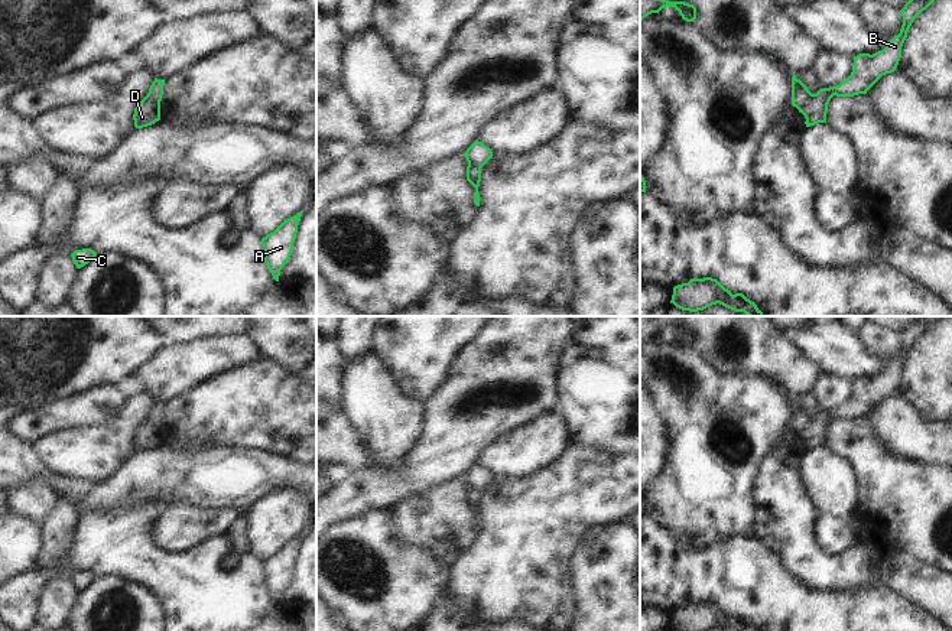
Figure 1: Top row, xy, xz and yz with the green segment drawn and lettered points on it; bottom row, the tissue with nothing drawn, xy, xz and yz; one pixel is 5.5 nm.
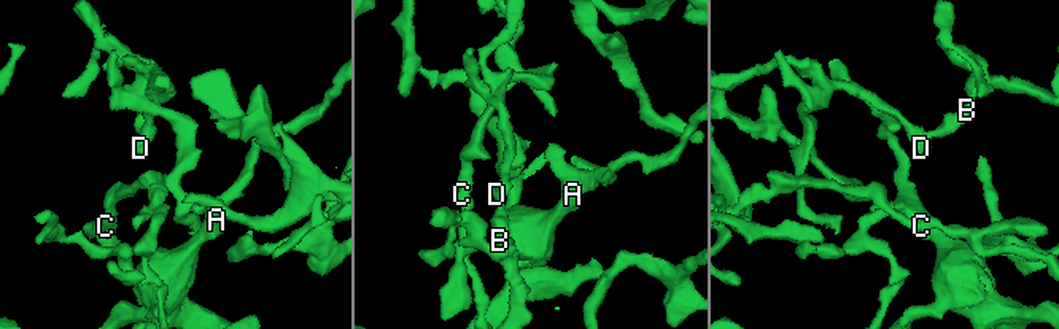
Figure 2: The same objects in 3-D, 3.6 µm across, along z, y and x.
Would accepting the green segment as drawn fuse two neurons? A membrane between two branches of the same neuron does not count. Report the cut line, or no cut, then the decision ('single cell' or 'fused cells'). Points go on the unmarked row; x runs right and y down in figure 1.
cut yz (814, 418), (799, 433); fused cells

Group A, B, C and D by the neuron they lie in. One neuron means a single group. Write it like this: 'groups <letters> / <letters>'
groups A C / B D

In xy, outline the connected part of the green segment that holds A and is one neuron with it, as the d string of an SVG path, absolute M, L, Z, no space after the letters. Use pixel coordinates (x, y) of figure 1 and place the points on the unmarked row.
M302 536L285 543L273 556L261 562L264 586L273 602L279 605L280 593L290 582Z

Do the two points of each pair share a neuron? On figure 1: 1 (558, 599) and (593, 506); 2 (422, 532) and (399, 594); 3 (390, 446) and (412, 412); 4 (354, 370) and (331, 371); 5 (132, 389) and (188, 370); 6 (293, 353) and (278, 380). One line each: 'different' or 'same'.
1: same
2: different
3: same
4: different
5: different
6: different

